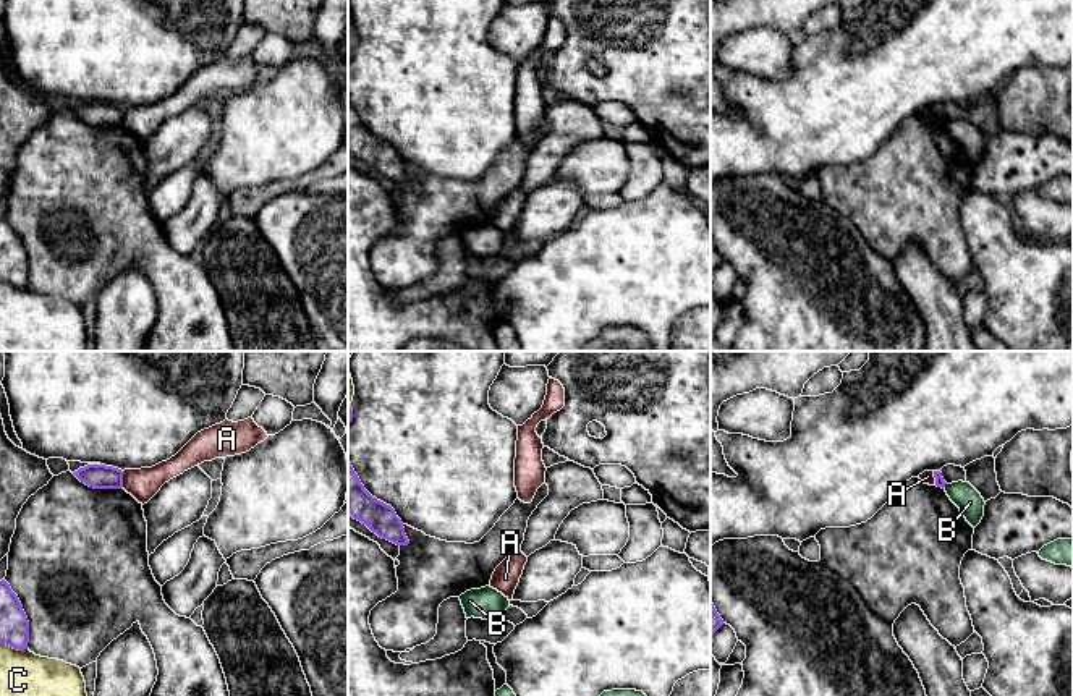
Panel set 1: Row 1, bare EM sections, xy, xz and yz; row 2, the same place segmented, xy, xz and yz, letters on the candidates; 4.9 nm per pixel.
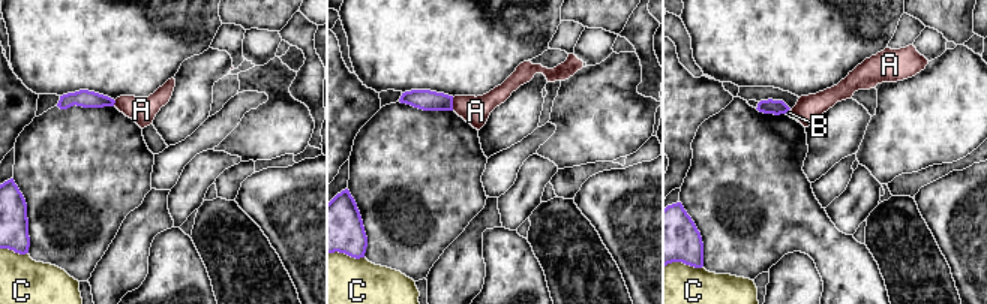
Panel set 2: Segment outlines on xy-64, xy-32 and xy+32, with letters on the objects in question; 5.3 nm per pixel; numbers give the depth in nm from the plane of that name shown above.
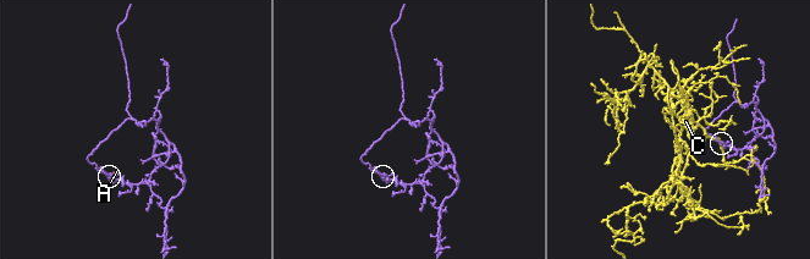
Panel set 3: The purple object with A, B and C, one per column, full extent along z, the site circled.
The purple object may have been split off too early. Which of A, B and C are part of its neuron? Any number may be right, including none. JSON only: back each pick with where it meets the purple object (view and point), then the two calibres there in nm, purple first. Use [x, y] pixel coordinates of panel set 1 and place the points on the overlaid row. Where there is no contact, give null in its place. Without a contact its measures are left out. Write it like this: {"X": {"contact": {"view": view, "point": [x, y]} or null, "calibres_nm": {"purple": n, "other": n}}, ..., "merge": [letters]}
{"merge": []}

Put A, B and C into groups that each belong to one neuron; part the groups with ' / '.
A / B / C

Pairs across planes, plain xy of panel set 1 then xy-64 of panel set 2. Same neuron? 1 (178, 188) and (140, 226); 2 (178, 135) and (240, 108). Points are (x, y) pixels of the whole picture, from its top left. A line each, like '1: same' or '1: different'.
1: different
2: different

